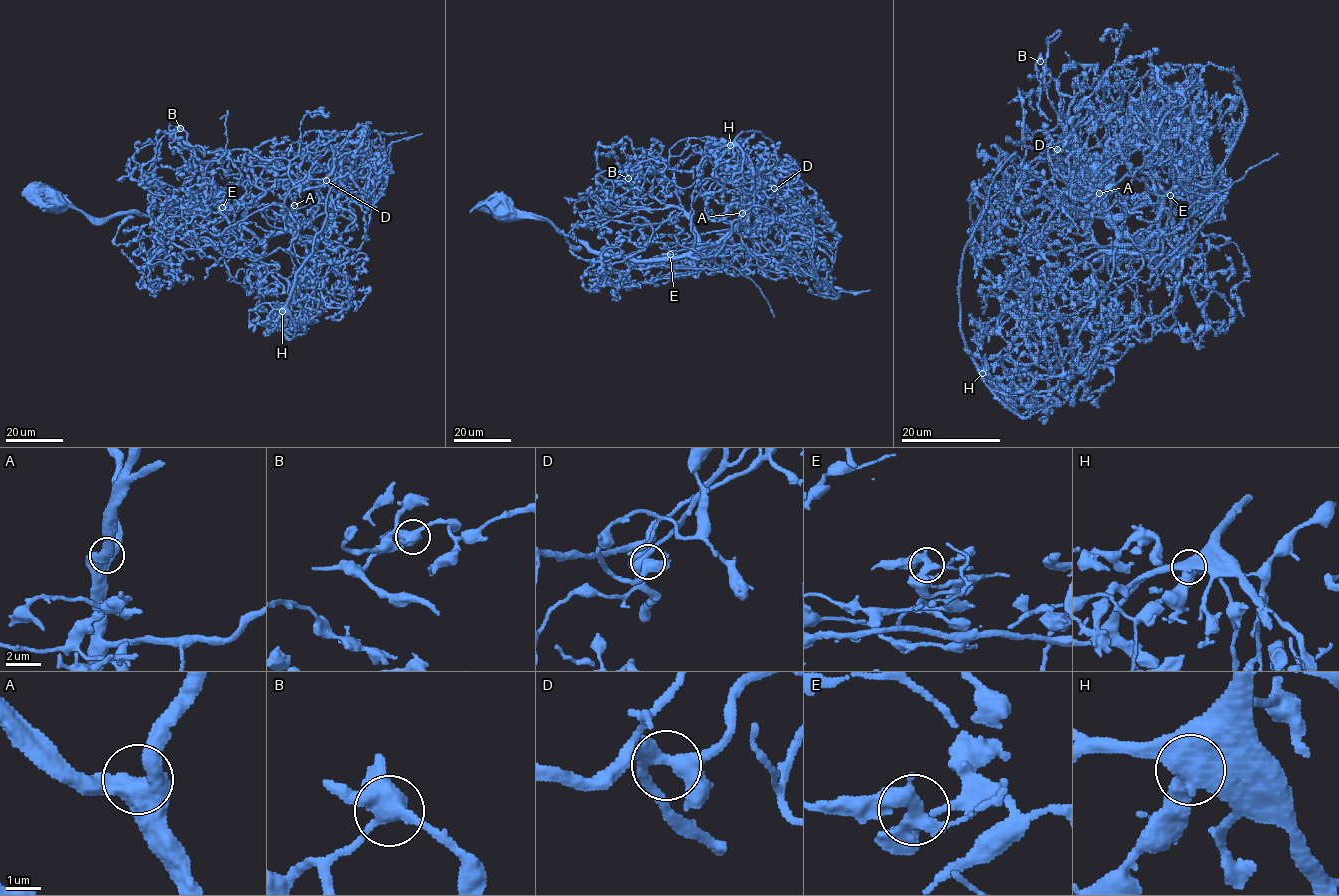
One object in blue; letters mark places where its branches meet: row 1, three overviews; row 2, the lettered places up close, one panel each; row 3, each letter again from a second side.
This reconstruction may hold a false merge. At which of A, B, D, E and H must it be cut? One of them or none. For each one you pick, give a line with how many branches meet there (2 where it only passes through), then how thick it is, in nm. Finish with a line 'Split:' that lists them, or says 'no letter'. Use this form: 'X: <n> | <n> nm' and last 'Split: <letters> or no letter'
H: 4 | 600 nm
Split: H

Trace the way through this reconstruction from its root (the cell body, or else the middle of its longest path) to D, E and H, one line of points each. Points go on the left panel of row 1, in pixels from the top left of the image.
D: (56, 200), (95, 218), (141, 213), (190, 236), (255, 247), (268, 234), (288, 230), (294, 198), (326, 180)
E: (56, 200), (98, 218), (141, 213), (262, 255), (244, 225), (246, 208), (228, 213), (215, 197), (222, 207)
H: (56, 200), (95, 218), (141, 213), (190, 236), (247, 241), (288, 283), (282, 311)

